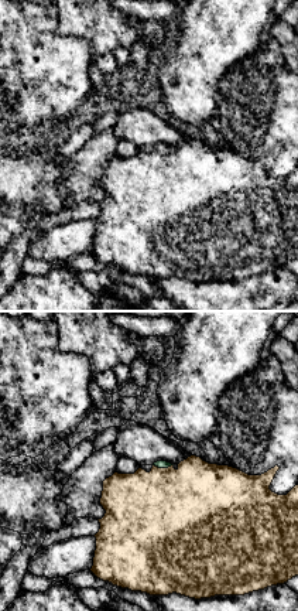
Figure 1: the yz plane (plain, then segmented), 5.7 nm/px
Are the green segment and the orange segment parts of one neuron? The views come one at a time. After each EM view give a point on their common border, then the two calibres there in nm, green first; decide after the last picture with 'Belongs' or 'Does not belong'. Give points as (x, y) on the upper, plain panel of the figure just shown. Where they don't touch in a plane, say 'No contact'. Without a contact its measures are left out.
Touches green at (163, 150). Thickness 50 nm (green) against 480 nm

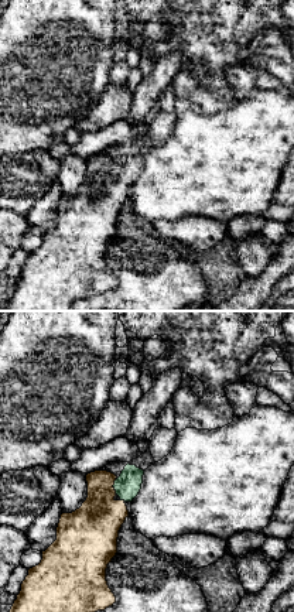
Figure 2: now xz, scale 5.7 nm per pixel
Touches green at (113, 170). Thickness 150 nm (green) against 280 nm

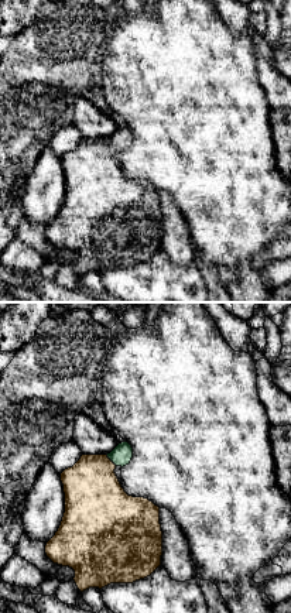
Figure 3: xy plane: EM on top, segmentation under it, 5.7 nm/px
Touches green at (112, 144). Thickness 120 nm (green) against 340 nm

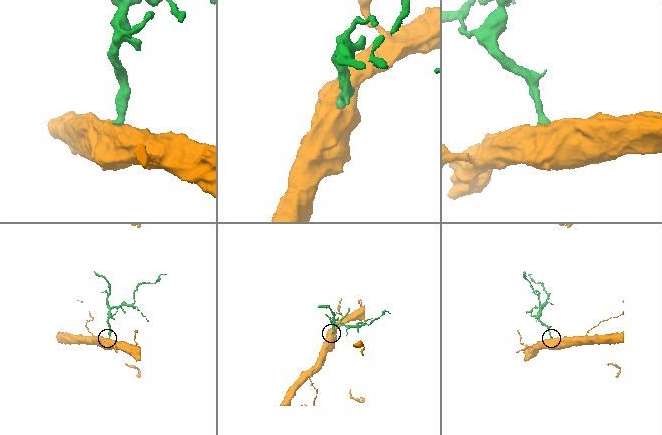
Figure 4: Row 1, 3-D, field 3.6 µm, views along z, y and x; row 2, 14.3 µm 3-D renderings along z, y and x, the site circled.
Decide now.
Belongs

